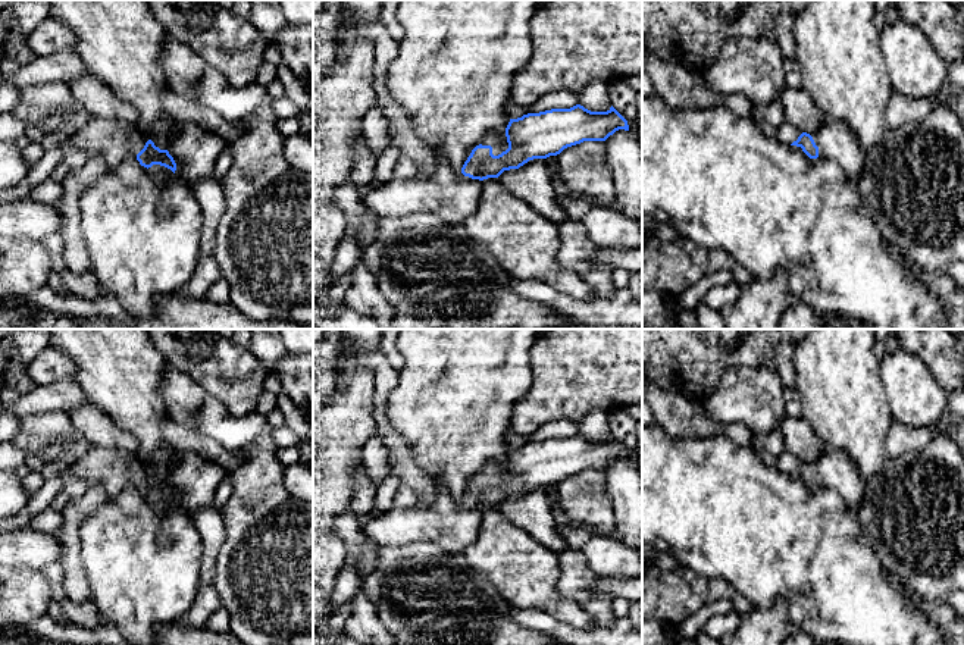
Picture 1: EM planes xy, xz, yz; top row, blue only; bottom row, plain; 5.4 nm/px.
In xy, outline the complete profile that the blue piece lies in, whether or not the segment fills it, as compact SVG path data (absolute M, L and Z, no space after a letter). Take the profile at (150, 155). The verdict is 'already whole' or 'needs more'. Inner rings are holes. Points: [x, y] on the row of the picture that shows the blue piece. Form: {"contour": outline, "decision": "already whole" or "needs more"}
{"contour": "M91 116L87 125L62 143L63 150L82 148L88 154L103 156L109 169L116 169L128 156L135 156L141 166L160 165L176 170L176 163L168 150L160 150L141 128L132 128L123 120L109 120Z", "decision": "needs more"}

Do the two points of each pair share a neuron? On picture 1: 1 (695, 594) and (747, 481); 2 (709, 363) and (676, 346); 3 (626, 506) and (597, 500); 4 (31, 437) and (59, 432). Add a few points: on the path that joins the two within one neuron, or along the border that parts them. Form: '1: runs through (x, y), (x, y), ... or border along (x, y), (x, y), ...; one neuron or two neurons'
1: border along (679, 564), (707, 581); two neurons
2: runs through (701, 356), (691, 346), (684, 346); one neuron
3: border along (603, 470), (607, 479), (616, 526); two neurons
4: runs through (38, 437), (52, 437); one neuron

